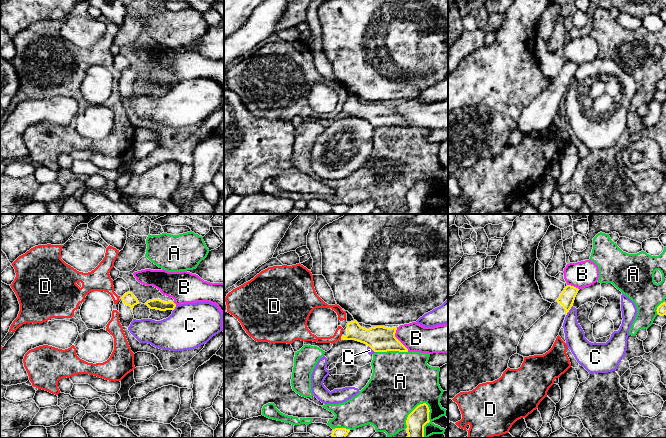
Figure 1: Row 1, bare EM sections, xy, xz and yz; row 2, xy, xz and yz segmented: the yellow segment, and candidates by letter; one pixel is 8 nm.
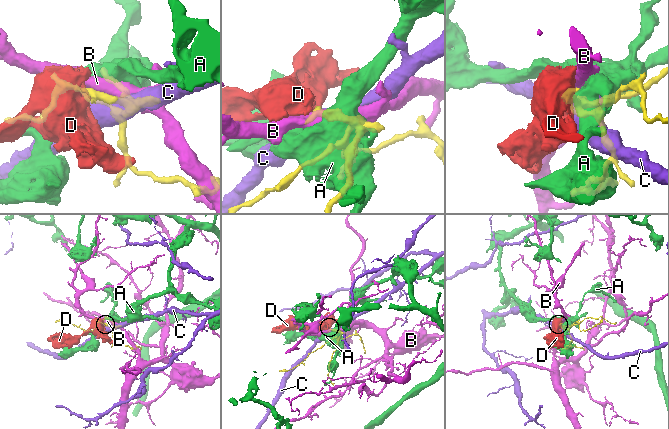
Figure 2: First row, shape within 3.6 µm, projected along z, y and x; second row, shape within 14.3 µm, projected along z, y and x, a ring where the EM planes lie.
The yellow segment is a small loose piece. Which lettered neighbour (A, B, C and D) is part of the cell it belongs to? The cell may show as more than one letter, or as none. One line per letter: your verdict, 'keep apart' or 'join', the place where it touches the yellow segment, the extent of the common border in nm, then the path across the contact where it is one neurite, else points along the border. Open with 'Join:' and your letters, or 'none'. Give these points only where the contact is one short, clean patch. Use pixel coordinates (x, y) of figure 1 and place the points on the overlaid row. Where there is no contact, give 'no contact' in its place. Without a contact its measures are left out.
Join: none
A: keep apart; contact xz (428, 419); length 280 nm
B: keep apart; contact xz (398, 340); length 220 nm
C: keep apart; contact yz (568, 311); length 90 nm
D: keep apart; contact xz (341, 337); length 40 nm; border xz (342, 335), (340, 339)

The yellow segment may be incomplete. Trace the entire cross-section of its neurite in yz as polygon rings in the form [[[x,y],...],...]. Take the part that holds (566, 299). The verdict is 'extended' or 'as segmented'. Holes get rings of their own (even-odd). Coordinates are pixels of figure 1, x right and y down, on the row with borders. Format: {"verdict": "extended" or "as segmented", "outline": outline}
{"verdict": "extended", "outline": [[[571,285],[564,288],[547,312],[524,331],[517,346],[517,354],[523,357],[543,355],[552,348],[578,291]]]}

